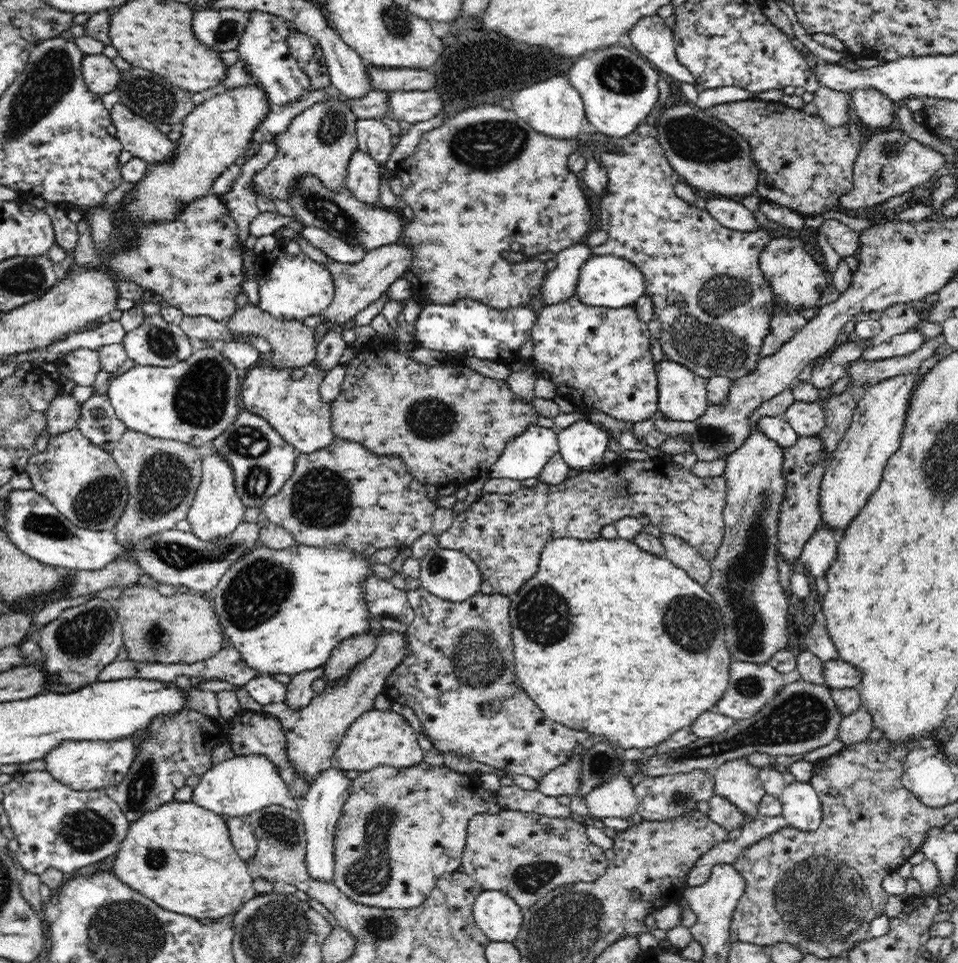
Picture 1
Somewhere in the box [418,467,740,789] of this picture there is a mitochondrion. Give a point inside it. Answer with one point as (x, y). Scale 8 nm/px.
(478, 664)

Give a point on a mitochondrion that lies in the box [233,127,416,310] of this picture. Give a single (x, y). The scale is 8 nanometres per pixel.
(332, 215)

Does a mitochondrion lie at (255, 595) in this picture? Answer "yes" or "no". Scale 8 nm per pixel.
yes

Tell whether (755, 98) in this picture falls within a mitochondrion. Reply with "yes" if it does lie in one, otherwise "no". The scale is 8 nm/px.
no

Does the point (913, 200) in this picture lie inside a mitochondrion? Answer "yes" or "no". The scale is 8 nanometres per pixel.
no

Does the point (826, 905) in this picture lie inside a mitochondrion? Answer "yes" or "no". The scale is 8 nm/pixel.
yes

